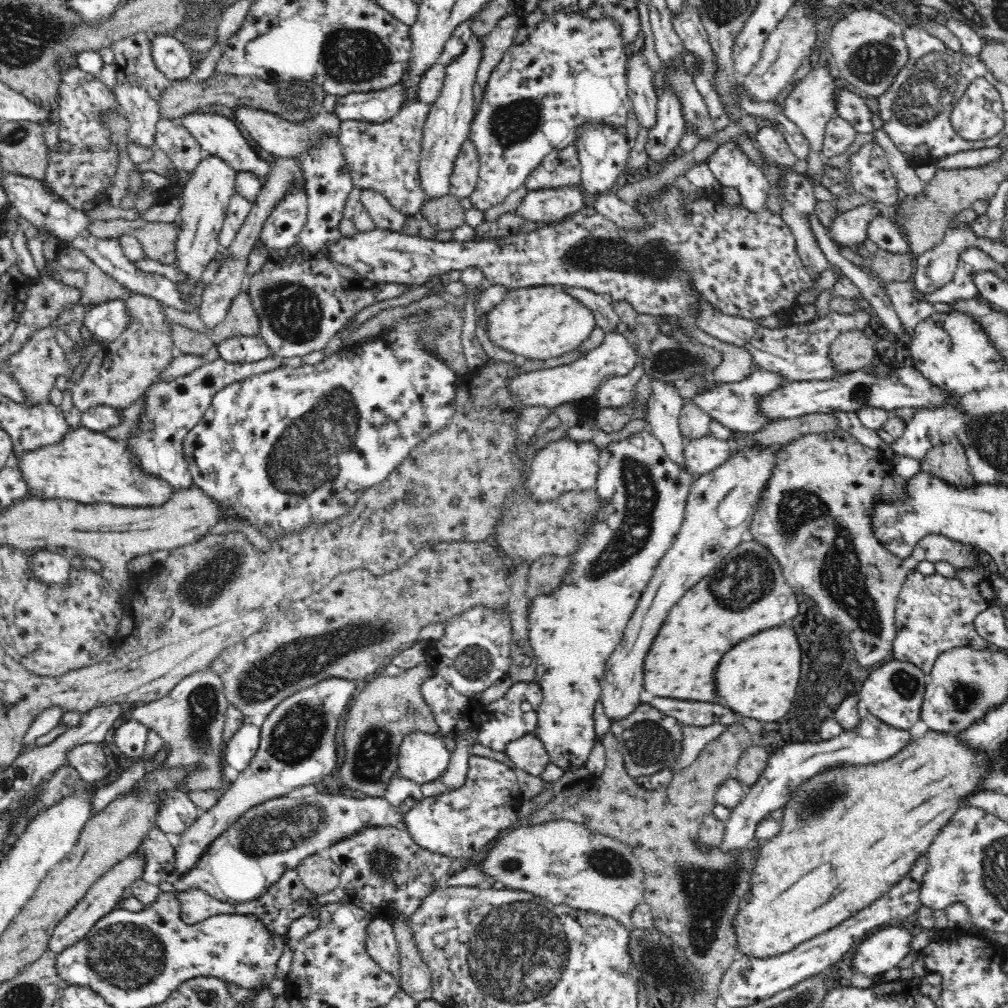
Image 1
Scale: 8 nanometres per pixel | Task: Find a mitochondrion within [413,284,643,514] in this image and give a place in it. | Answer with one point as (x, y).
(442, 330)

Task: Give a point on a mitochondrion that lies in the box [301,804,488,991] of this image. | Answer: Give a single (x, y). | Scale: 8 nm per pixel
(381, 860)

